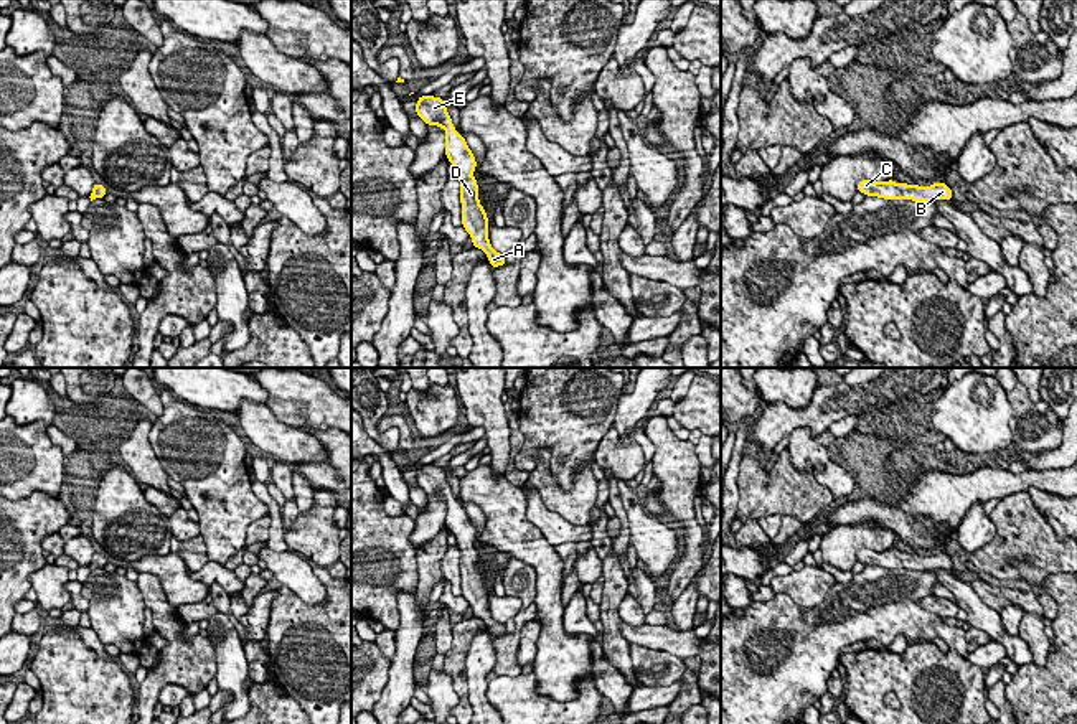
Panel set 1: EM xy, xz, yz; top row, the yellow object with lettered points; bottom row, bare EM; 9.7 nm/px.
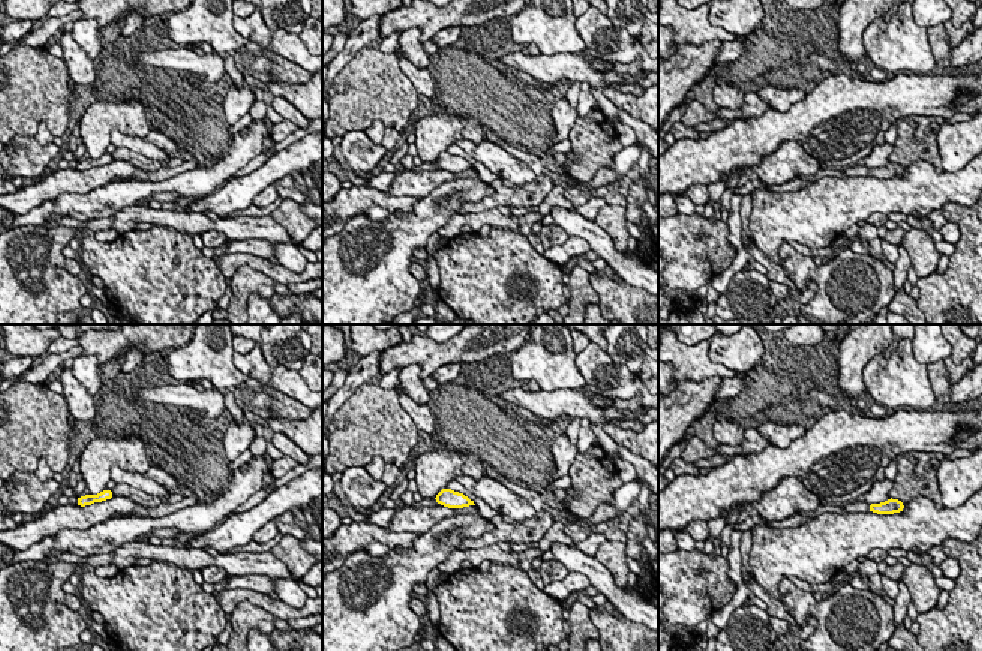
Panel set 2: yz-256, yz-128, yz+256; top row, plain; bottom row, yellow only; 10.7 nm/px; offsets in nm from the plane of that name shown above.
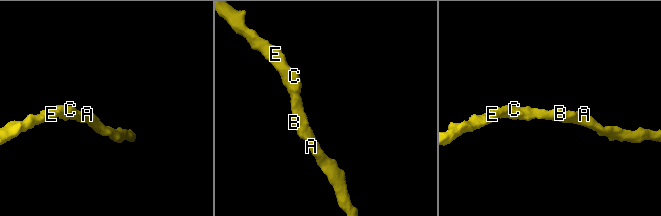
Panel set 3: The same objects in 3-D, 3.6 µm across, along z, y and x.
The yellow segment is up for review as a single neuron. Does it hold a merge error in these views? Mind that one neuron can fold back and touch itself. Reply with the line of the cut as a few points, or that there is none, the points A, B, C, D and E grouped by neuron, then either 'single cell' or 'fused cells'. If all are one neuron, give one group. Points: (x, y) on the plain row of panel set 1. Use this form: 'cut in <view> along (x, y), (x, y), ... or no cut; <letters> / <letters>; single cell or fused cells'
no cut; A B C D E; single cell

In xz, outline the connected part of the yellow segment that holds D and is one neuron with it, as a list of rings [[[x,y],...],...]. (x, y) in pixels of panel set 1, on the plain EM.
[[[432,463],[421,465],[414,480],[427,495],[445,500],[445,526],[460,548],[462,595],[470,604],[473,617],[482,618],[491,637],[506,633],[505,623],[496,622],[488,609],[488,585],[478,569],[478,552],[473,548],[477,529],[447,482],[445,470]]]

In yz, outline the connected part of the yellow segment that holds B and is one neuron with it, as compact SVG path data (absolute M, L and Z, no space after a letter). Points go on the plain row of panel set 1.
M861 549L856 554L859 562L866 566L877 566L882 569L910 569L910 571L934 571L934 569L950 569L953 562L950 556L943 551L932 552L930 556L919 556L919 554L907 554L907 552L896 552L894 549L887 551L872 551L872 549Z

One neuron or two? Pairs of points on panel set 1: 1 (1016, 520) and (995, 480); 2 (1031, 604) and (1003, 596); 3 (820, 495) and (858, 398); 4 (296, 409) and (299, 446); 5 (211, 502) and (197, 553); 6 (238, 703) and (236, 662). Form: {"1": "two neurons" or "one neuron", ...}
{"1": "two neurons", "2": "one neuron", "3": "two neurons", "4": "two neurons", "5": "two neurons", "6": "one neuron"}

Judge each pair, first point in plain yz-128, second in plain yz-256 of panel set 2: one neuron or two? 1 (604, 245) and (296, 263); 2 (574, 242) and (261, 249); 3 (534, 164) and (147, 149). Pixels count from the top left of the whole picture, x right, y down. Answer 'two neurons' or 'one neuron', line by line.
1: one neuron
2: one neuron
3: two neurons

